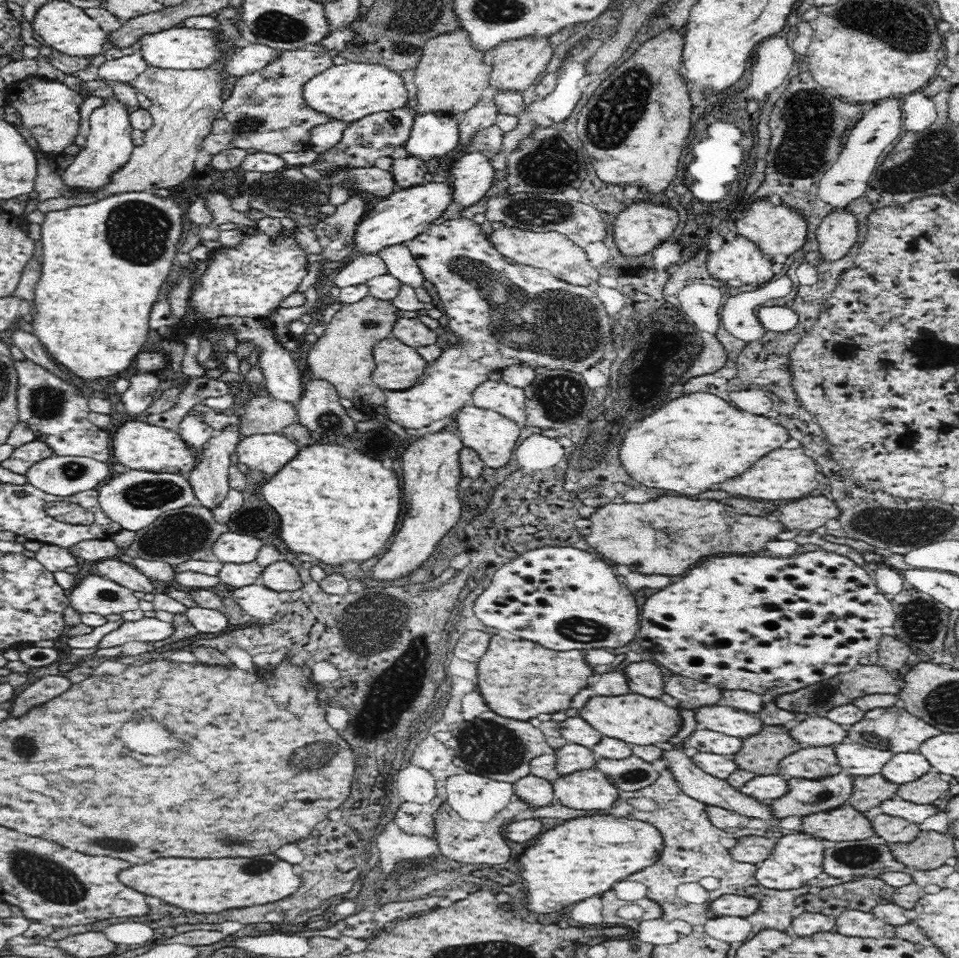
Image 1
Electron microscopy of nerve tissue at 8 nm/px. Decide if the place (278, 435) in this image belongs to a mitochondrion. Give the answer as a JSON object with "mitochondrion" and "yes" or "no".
{"mitochondrion":"no"}

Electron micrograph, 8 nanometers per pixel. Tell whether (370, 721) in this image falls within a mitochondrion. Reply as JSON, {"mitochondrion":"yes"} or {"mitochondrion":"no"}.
{"mitochondrion":"yes"}

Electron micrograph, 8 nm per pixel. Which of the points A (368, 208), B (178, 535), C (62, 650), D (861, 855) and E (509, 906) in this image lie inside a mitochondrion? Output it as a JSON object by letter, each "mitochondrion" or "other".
{"A":"other","B":"mitochondrion","C":"other","D":"mitochondrion","E":"other"}

